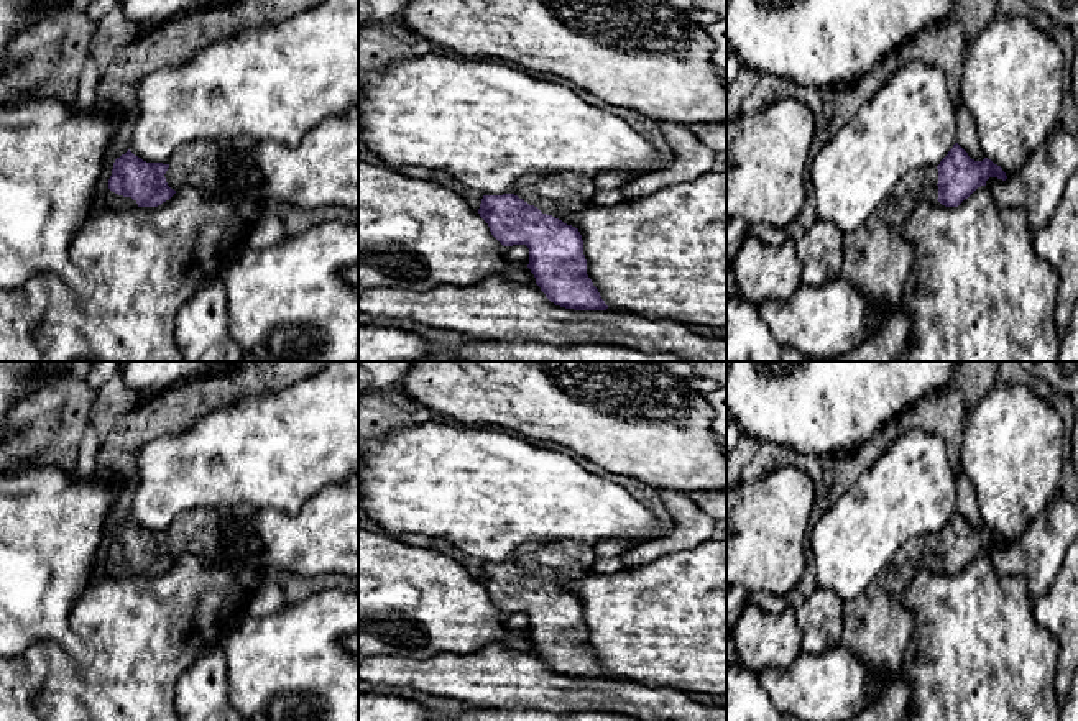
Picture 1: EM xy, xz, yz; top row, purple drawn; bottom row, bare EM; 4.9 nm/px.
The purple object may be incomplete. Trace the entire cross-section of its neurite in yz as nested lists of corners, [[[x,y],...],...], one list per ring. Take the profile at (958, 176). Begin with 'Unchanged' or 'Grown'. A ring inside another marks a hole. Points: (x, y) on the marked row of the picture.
Grown. [[[958,143],[938,166],[907,172],[874,215],[859,230],[845,235],[840,278],[856,286],[876,312],[894,314],[901,307],[902,287],[915,259],[912,245],[902,237],[902,227],[915,207],[927,199],[935,199],[945,207],[958,207],[978,187],[986,186],[989,177],[1007,179],[1001,166],[988,158],[971,159]]]

